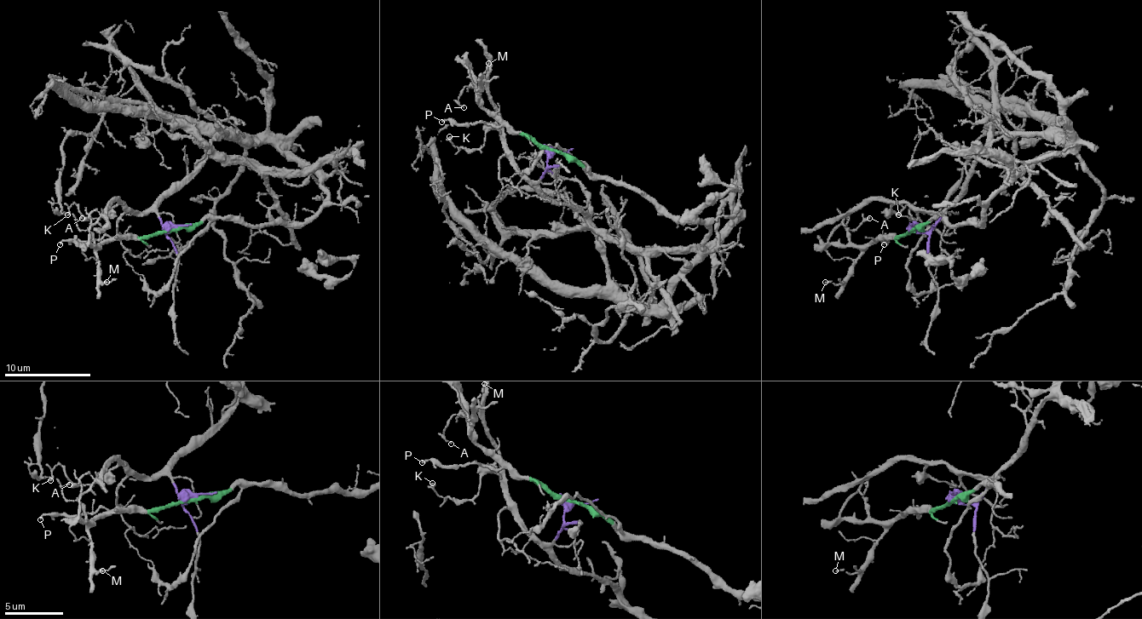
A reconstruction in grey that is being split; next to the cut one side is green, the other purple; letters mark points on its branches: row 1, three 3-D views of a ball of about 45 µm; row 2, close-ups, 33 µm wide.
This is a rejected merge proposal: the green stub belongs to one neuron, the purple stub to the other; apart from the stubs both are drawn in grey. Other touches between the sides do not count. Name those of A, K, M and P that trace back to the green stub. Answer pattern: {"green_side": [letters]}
{"green_side": ["A", "M", "P"]}

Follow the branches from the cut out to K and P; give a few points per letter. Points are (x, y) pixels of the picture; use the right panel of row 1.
K: (911, 231), (926, 232), (943, 211), (900, 203), (891, 207), (896, 213), (911, 217), (908, 204), (898, 215)
P: (911, 231), (898, 237), (885, 235), (883, 243)

